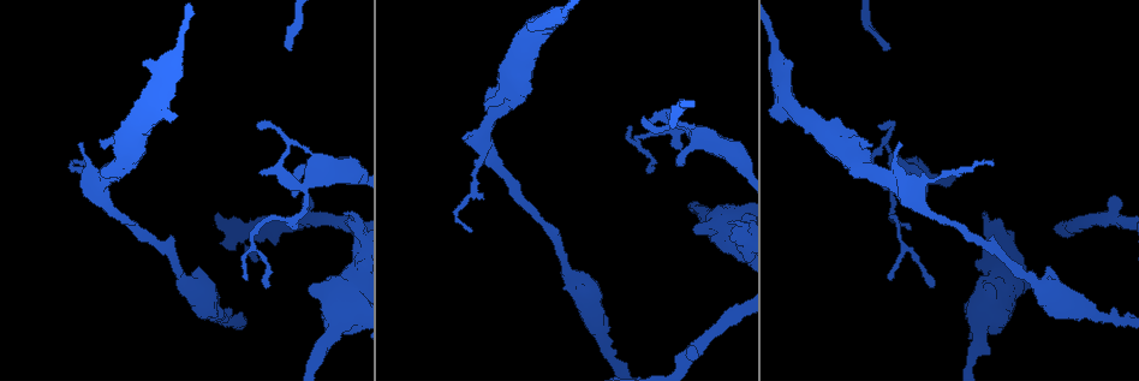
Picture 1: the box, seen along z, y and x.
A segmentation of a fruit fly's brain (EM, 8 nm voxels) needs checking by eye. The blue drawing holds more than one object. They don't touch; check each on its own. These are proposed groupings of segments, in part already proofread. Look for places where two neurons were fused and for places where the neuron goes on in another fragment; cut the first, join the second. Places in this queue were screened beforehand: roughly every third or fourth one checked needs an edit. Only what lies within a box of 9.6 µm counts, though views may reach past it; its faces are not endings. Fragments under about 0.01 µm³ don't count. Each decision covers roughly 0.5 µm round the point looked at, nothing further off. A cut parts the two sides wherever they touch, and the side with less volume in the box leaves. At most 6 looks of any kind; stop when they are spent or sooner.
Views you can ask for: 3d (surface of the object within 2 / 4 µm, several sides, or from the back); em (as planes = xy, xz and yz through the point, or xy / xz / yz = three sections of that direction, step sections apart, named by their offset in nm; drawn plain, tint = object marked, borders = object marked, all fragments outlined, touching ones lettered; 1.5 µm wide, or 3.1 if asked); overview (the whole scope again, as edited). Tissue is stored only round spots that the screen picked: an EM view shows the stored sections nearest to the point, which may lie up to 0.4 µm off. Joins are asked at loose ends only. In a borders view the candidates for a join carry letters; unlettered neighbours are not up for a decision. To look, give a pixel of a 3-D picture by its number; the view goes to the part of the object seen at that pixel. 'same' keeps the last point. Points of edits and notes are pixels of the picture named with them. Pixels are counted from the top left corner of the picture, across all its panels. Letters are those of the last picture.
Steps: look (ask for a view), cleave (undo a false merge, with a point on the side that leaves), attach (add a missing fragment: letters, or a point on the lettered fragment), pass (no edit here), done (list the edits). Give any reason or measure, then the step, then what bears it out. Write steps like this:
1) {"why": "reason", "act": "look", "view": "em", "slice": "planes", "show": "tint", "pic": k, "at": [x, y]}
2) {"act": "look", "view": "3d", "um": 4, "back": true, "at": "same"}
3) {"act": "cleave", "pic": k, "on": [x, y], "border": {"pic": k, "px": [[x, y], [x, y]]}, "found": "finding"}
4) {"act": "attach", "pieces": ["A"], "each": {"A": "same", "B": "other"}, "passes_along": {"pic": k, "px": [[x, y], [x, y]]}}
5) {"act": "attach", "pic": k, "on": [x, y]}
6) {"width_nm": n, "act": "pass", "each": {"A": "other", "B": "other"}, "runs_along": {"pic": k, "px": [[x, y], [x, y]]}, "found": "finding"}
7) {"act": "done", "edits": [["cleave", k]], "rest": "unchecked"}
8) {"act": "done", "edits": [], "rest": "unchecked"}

{"why": "branch stops here", "act": "look", "view": "em", "slice": "planes", "show": "plain", "pic": 1, "at": [261, 172]}

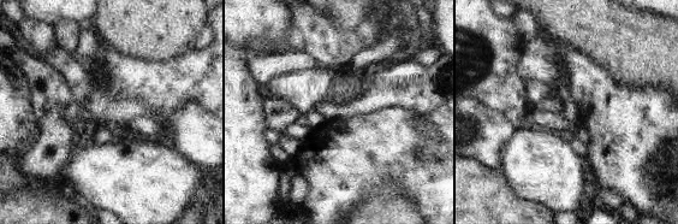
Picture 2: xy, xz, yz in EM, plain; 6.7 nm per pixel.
{"why": "what lies round it", "act": "look", "view": "em", "slice": "planes", "show": "borders", "at": "same"}

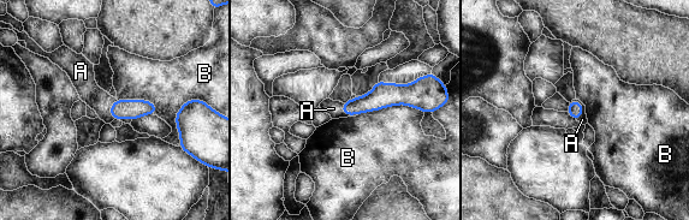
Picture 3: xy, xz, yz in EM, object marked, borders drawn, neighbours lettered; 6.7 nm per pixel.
{"width_nm": 100, "longest_contact_nm": ["B", 440], "act": "attach", "pieces": ["A"], "each": {"A": "same", "B": "other"}, "found": "the neuron continues"}

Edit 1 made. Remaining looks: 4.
{"act": "look", "view": "overview"}

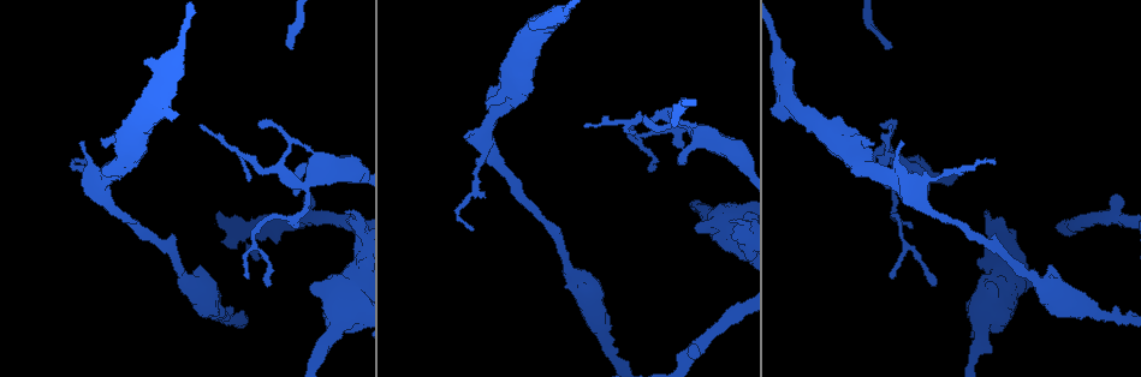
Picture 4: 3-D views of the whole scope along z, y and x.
{"act": "look", "view": "3d", "um": 2, "pic": 4, "at": [346, 214]}

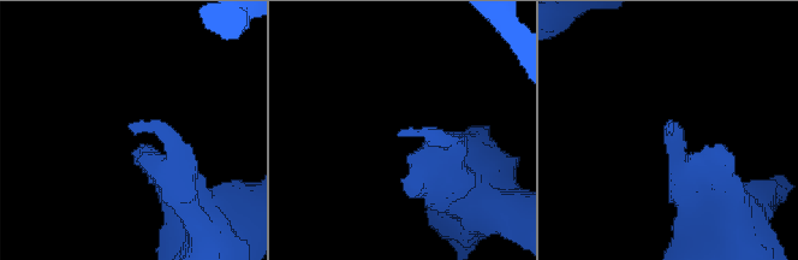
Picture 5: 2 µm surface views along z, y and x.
{"why": "need the tissue", "act": "look", "view": "em", "slice": "yz", "step": 8, "show": "borders", "pic": 5, "at": [401, 130]}

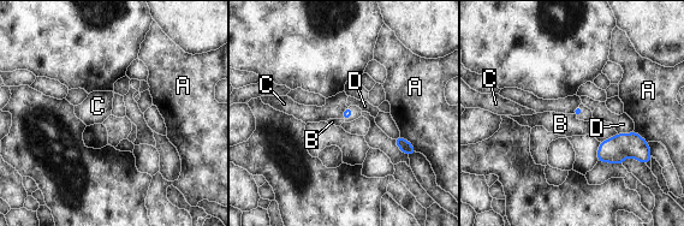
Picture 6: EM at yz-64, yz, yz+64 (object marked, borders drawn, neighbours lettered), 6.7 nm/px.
{"act": "look", "view": "em", "slice": "xy", "step": 4, "show": "borders", "at": "same"}

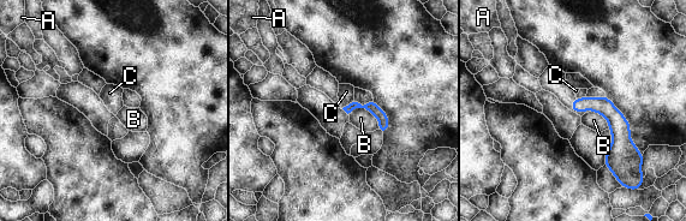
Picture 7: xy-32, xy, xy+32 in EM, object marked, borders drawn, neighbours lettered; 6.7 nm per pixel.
{"longest_contact_nm": ["B", 240], "act": "pass", "each": {"A": "other", "B": "other", "C": "other"}, "runs_along": {"pic": 7, "px": [[574, 105], [601, 105], [633, 149]]}, "found": "no lettered fragment goes on from it"}

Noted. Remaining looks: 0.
{"act": "done", "edits": [["attach", 3]], "rest": "unchecked"}

